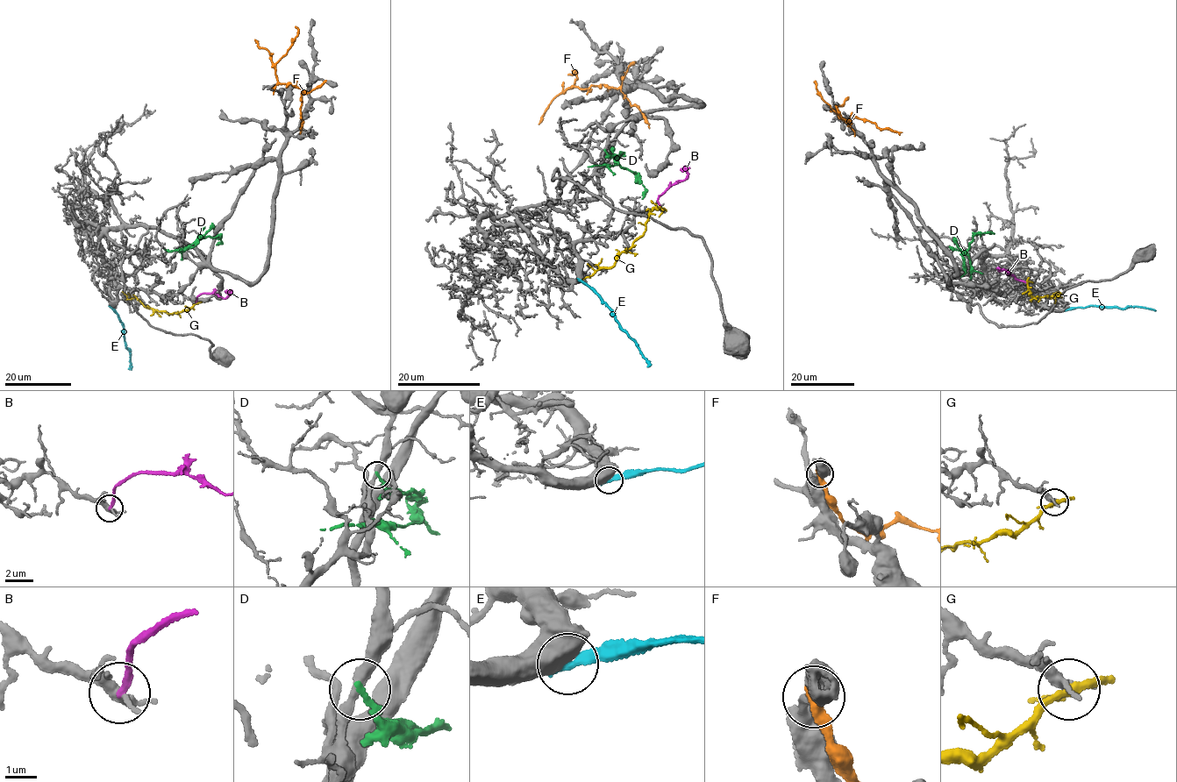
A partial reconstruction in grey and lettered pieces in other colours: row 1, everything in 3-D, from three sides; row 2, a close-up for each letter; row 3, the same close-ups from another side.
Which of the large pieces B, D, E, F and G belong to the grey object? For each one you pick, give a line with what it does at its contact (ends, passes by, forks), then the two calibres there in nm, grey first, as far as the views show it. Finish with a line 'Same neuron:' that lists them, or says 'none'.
Same neuron: none

